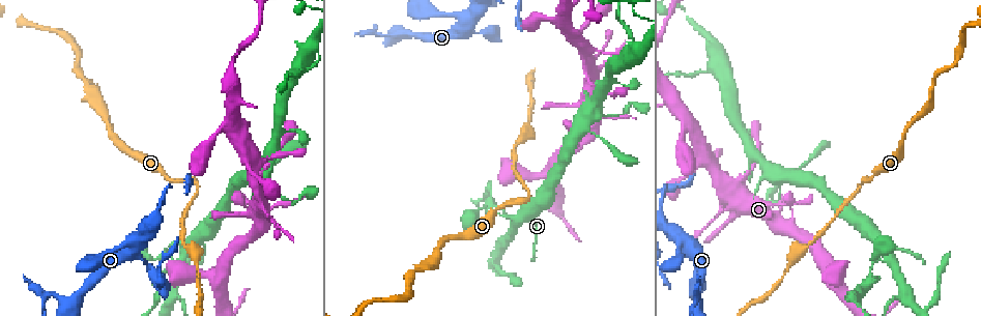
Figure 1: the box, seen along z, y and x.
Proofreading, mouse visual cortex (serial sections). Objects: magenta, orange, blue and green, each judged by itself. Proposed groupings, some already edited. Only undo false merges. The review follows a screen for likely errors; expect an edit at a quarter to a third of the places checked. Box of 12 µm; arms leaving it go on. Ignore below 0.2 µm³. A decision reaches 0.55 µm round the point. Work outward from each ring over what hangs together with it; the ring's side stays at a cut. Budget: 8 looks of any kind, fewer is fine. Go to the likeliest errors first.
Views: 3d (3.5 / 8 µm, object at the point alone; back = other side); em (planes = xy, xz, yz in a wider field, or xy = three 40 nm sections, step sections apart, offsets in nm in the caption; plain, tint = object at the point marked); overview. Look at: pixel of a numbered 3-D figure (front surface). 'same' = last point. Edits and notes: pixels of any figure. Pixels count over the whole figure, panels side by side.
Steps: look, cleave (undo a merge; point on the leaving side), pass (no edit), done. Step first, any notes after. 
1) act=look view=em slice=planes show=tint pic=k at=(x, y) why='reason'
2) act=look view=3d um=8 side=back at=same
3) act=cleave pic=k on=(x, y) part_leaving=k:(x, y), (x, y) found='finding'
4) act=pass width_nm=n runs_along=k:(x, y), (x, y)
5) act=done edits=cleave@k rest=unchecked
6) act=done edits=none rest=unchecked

act=look view=3d um=3.5 pic=1 at=(870, 268) why='abrupt turn'

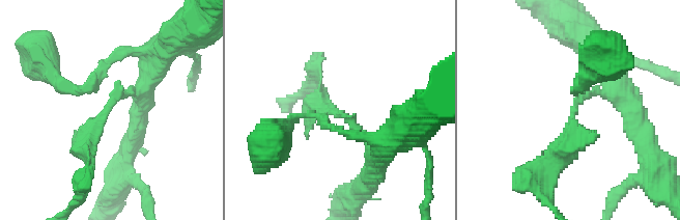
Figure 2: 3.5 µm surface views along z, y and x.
act=look view=em slice=xy step=3 show=tint pic=2 at=(342, 112) arm_widths_nm=200,250 why='shape alone is not enough'

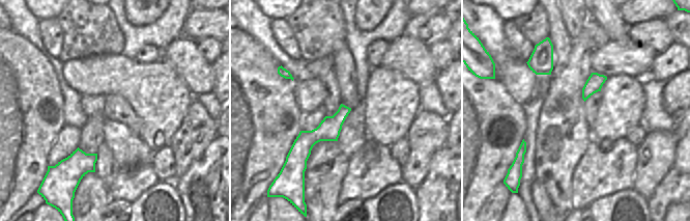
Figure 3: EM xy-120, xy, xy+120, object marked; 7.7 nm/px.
act=look view=em slice=planes show=tint at=same why='cut it another way'

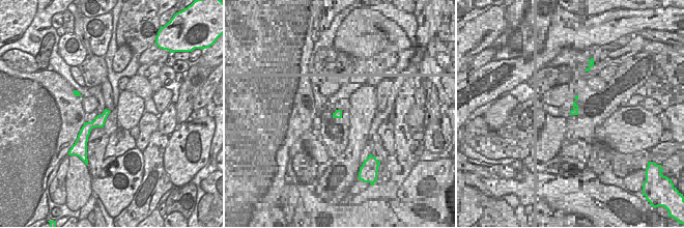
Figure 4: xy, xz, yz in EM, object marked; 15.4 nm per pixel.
act=cleave pic=2 on=(103, 114) part_leaving=2:(121, 94), (84, 139), (90, 170) found='a second cell is stuck on'

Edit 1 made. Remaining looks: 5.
act=look view=overview why='see it whole again'

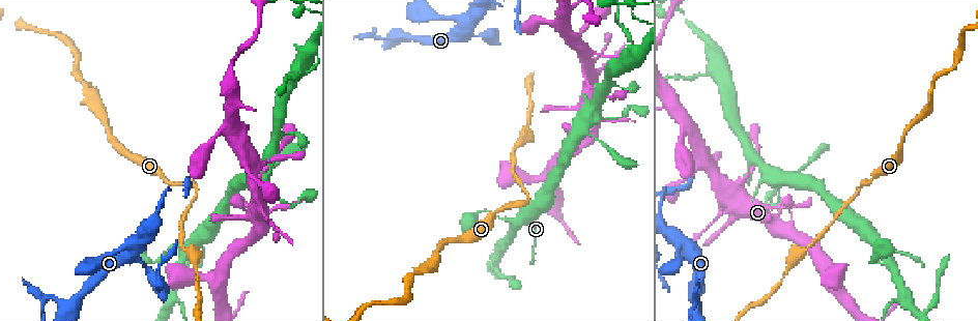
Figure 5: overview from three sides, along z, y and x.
act=look view=3d um=3.5 pic=5 at=(858, 188) why='abrupt turn'

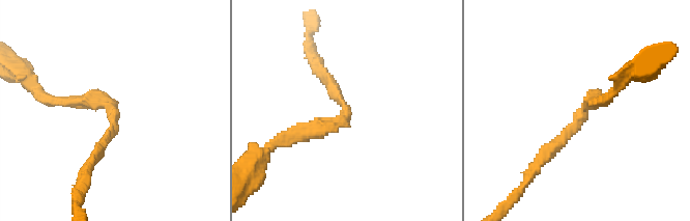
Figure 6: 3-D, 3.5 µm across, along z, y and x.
act=look view=em slice=xy step=3 show=tint pic=6 at=(111, 110) arm_widths_nm=200,200 why='shape alone is not enough'

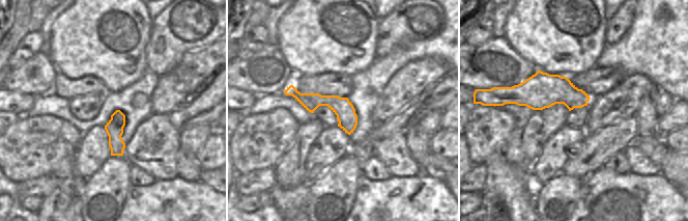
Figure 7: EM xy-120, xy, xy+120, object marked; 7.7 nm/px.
act=pass runs_along=6:(606, 100), (593, 100), (542, 161) found='all the same cell'

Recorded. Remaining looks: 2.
act=look view=3d um=3.5 pic=5 at=(48, 300) why='sharp bend'

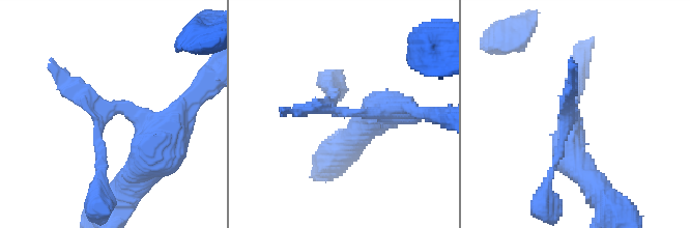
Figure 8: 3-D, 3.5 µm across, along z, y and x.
act=look view=em slice=xy step=2 show=tint pic=8 at=(340, 111) why='now the EM'

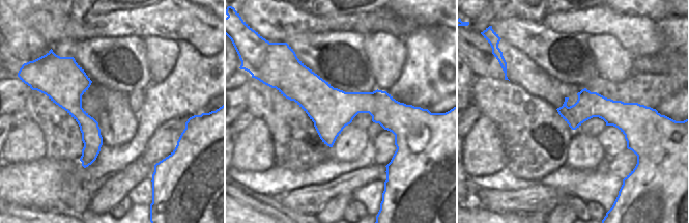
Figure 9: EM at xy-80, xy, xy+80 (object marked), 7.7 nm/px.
act=pass runs_along=9:(278, 86), (409, 120) found='one cell here'

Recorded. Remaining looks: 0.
act=done edits=cleave@2 rest=unchecked

